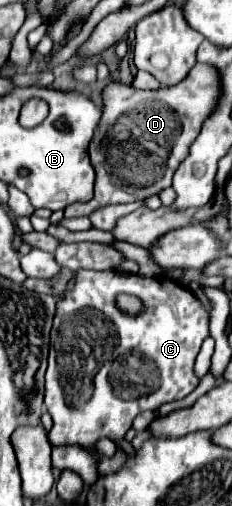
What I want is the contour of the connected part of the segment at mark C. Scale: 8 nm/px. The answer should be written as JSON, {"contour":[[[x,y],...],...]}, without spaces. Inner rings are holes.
{"contour":[[[79,270],[75,288],[57,302],[51,330],[45,406],[53,420],[48,434],[52,446],[75,444],[97,456],[97,476],[121,470],[123,462],[127,462],[125,450],[119,448],[113,458],[105,458],[95,452],[95,444],[101,438],[123,442],[139,412],[191,394],[199,384],[193,374],[193,364],[205,338],[209,338],[205,306],[189,288],[183,288],[171,278],[147,278],[119,270]],[[121,292],[139,296],[145,312],[139,316],[119,314],[115,296]],[[119,360],[123,360],[123,370],[121,364],[117,364]],[[121,372],[121,384],[125,386],[119,386],[123,390],[117,392],[111,378],[121,376]]]}

